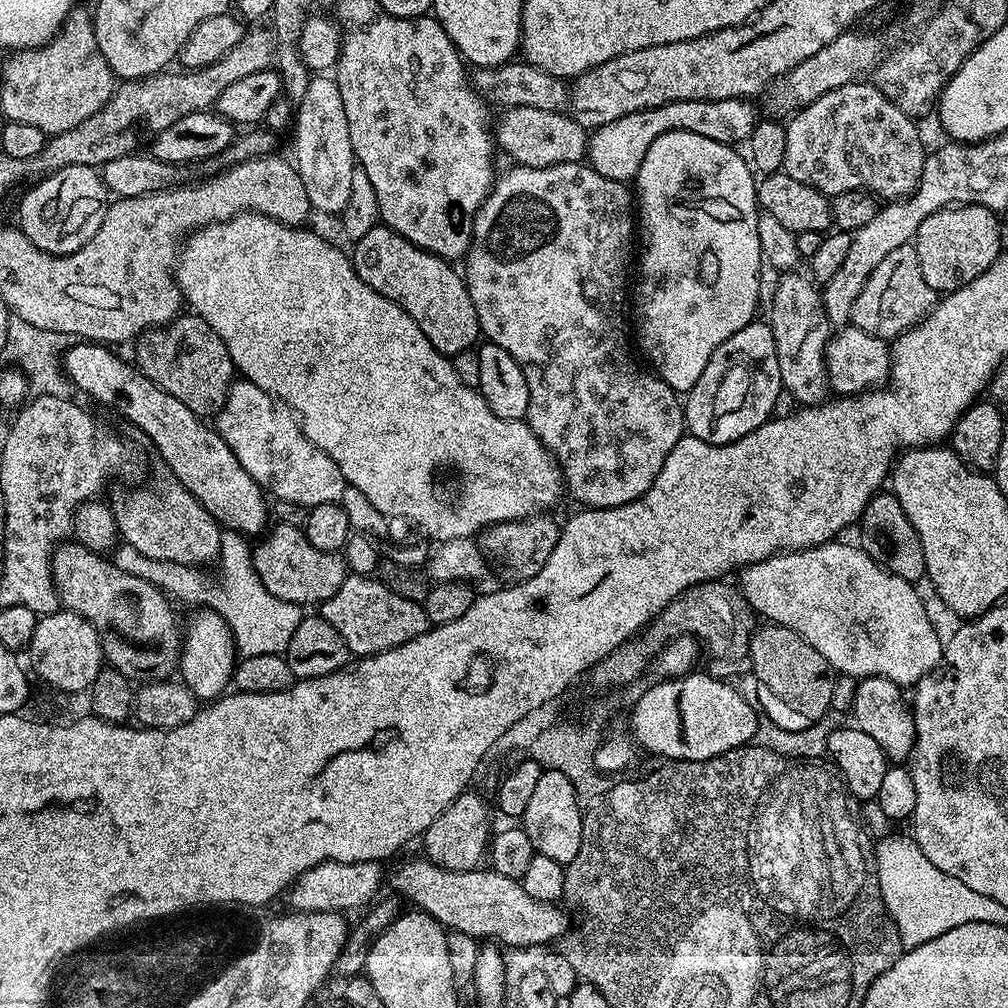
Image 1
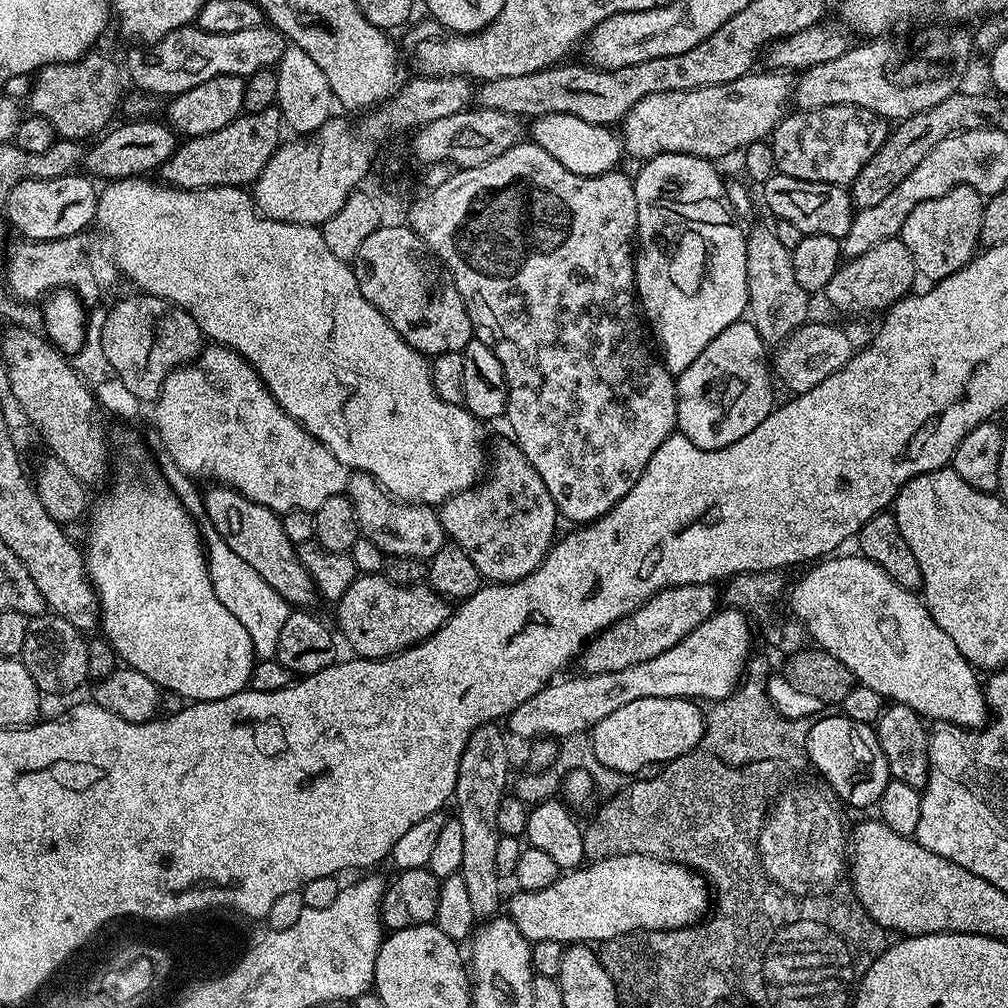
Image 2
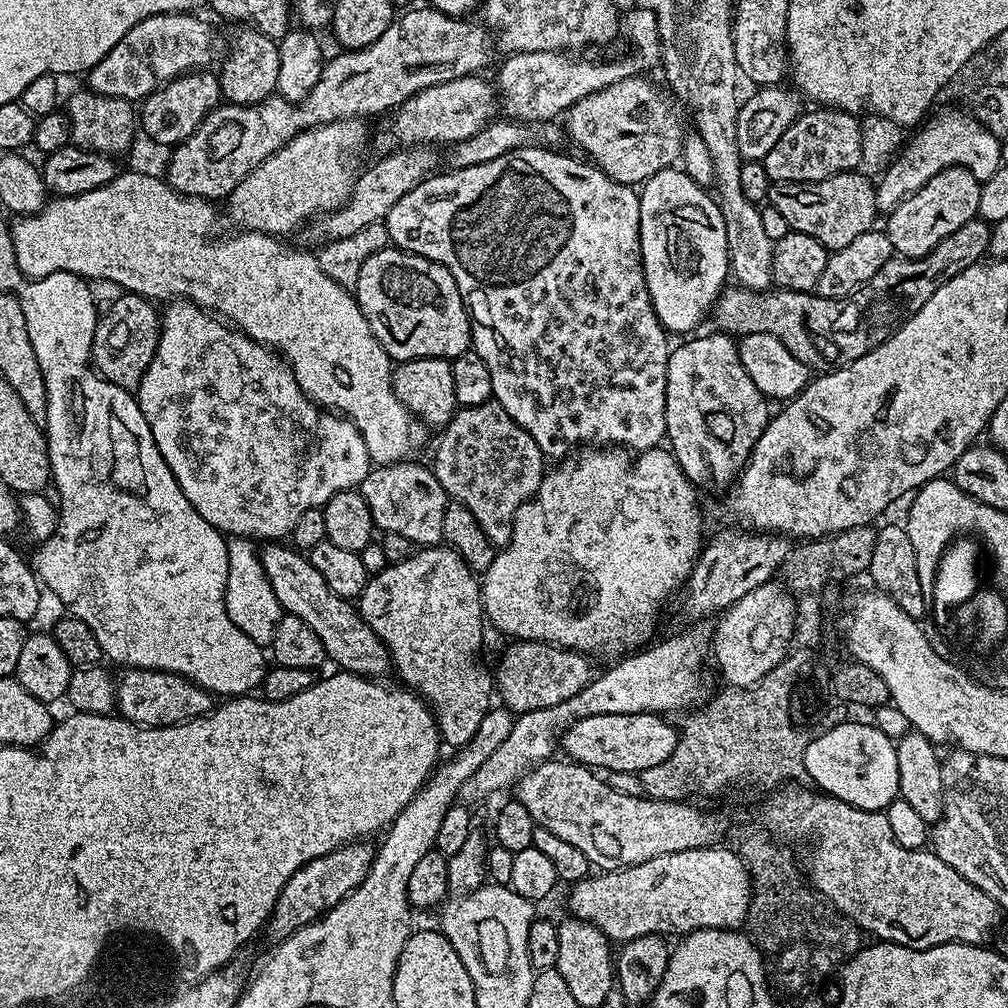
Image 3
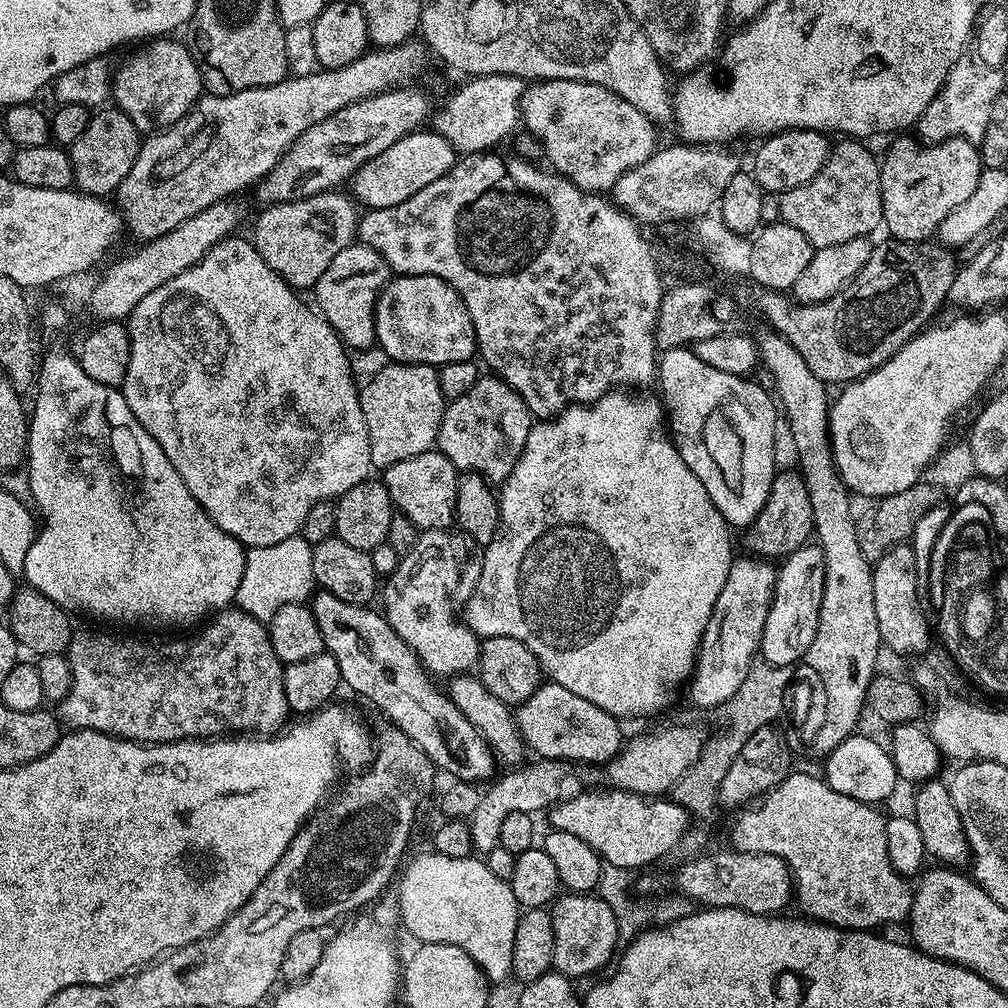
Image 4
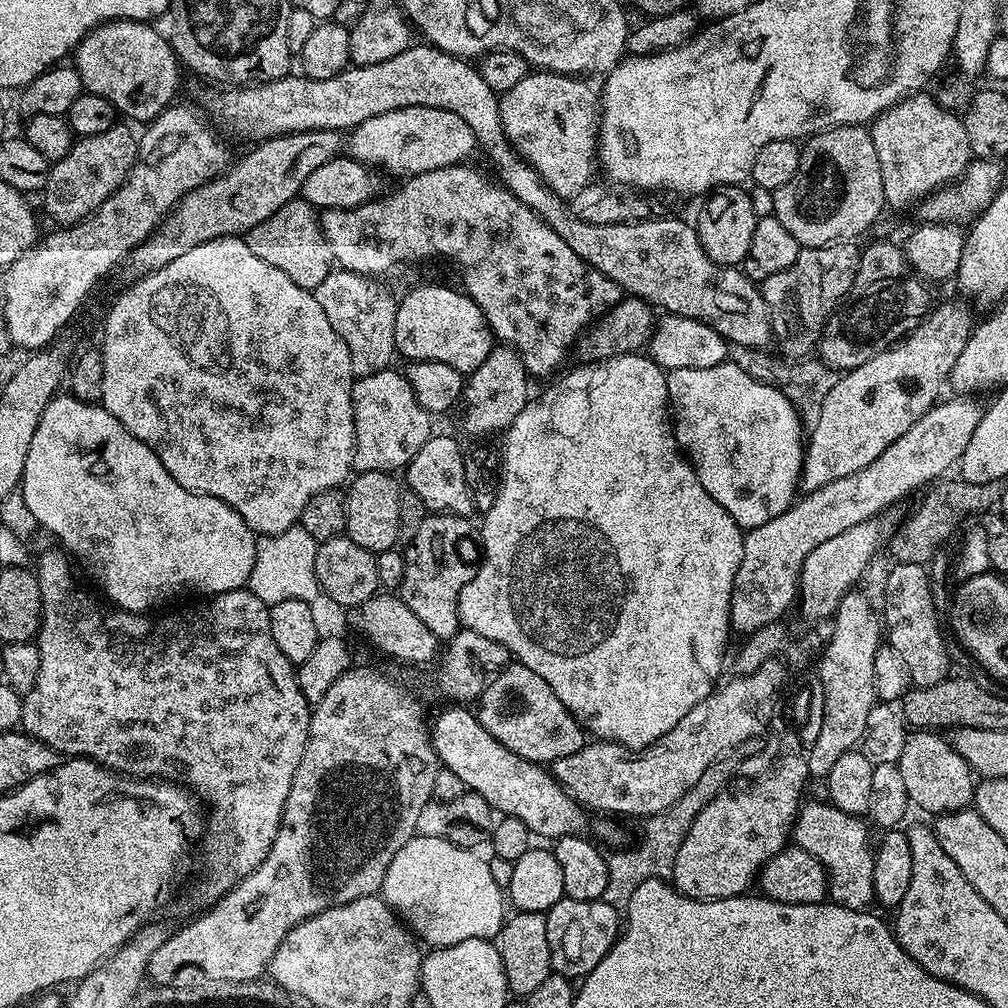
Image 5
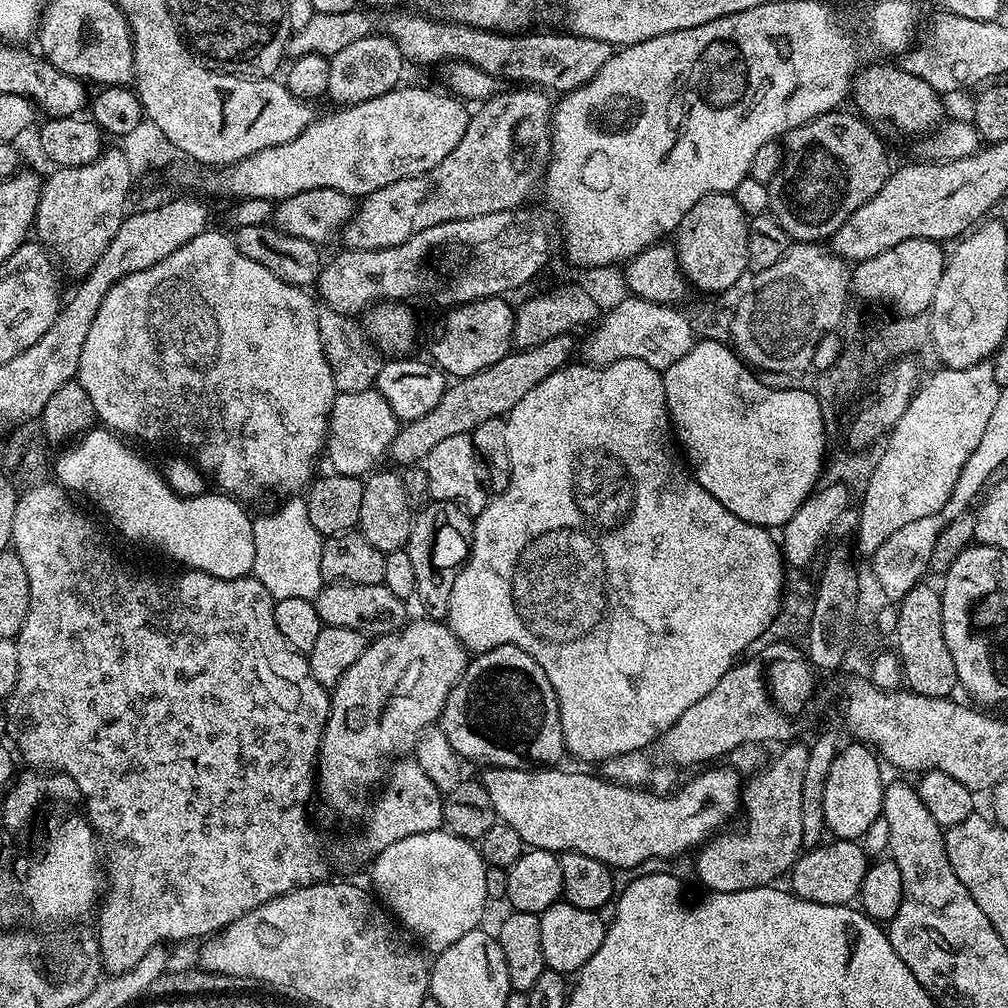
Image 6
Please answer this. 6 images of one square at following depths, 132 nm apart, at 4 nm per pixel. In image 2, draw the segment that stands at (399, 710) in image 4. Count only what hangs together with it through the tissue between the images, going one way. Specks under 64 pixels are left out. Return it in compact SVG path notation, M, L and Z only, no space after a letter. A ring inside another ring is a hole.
M227 486L209 488L212 489L203 493L206 514L210 514L210 522L214 522L214 526L218 526L218 534L222 534L222 538L226 538L226 546L230 546L230 550L234 550L234 554L238 554L238 558L242 558L242 562L250 565L257 574L262 574L262 579L269 586L274 586L274 590L278 590L278 594L282 594L282 598L289 606L295 606L300 610L311 609L313 607L311 604L317 603L318 593L306 566L302 566L302 562L298 558L296 545L292 544L290 538L286 538L285 532L282 531L280 516L271 512L266 506L246 498L234 488Z

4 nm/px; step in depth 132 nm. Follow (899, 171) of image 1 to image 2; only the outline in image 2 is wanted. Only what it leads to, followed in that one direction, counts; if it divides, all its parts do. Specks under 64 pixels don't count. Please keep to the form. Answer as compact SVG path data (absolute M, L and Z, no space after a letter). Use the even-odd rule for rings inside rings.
M835 104L815 110L796 110L785 115L772 131L770 143L779 175L848 186L862 166L874 158L889 133L890 124L884 117L856 104Z

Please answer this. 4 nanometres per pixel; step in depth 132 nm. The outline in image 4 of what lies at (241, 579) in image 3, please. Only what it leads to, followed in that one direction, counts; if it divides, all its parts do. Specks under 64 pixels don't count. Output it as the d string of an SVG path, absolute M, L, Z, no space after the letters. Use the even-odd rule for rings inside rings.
M297 534L286 538L286 542L274 542L274 546L245 551L242 582L238 582L234 604L241 612L267 622L282 610L282 606L305 603L313 595L315 584L312 545Z

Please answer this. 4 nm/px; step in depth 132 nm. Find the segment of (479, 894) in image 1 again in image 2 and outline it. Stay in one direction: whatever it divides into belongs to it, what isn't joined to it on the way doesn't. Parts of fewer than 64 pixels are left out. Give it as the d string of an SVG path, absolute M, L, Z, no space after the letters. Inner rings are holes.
M637 852L593 859L587 866L565 871L556 879L554 886L546 886L546 890L517 891L515 895L506 912L523 936L529 942L553 940L565 946L596 942L592 940L605 942L641 930L652 932L687 928L703 921L706 916L704 911L710 908L710 885L699 872L692 871L685 864L675 864L673 860L659 860Z

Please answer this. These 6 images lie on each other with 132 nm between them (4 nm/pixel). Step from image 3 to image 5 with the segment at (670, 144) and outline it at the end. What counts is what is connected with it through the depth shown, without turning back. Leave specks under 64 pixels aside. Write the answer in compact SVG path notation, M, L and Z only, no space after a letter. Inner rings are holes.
M533 71L518 86L500 96L500 114L508 142L526 163L558 194L563 200L571 202L574 194L593 183L592 171L598 168L598 141L600 138L600 101L597 89L587 84L587 79L577 78L562 72Z

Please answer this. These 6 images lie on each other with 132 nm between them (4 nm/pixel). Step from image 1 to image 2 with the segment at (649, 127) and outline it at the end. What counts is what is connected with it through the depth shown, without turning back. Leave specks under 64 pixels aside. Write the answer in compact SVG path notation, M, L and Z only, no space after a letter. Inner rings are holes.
M550 114L537 117L534 121L533 143L546 150L566 170L579 176L600 176L615 171L624 156L623 141L607 125L583 122L572 114Z

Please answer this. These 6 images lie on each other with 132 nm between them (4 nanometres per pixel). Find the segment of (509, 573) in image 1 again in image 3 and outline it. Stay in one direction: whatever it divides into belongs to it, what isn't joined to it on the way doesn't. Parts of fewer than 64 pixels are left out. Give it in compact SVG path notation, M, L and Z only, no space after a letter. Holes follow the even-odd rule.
M487 400L484 404L457 407L452 421L445 424L439 433L440 441L436 444L436 464L434 471L438 482L442 482L442 490L457 504L464 504L474 518L478 518L478 526L482 526L482 534L486 534L493 548L505 548L514 534L514 518L518 510L527 500L531 500L540 489L546 471L546 457L543 450L506 414L506 410L495 400Z

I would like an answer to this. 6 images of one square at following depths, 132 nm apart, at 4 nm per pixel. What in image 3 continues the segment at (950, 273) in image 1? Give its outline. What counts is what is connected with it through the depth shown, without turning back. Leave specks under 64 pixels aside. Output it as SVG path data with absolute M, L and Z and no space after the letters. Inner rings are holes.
M947 168L934 174L934 178L926 182L926 186L922 186L917 192L911 192L893 212L887 213L886 231L893 253L913 258L930 254L930 250L938 246L942 238L950 238L950 234L954 234L958 226L966 226L966 222L977 219L981 187L981 181L976 180L974 174L965 168Z

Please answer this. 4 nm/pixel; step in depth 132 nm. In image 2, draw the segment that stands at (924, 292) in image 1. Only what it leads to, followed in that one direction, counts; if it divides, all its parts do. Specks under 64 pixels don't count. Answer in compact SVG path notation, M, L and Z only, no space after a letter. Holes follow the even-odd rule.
M883 240L861 256L845 259L839 270L830 278L826 297L840 312L877 312L883 313L897 300L904 299L913 291L912 283L918 280L914 258L910 250L899 240Z

